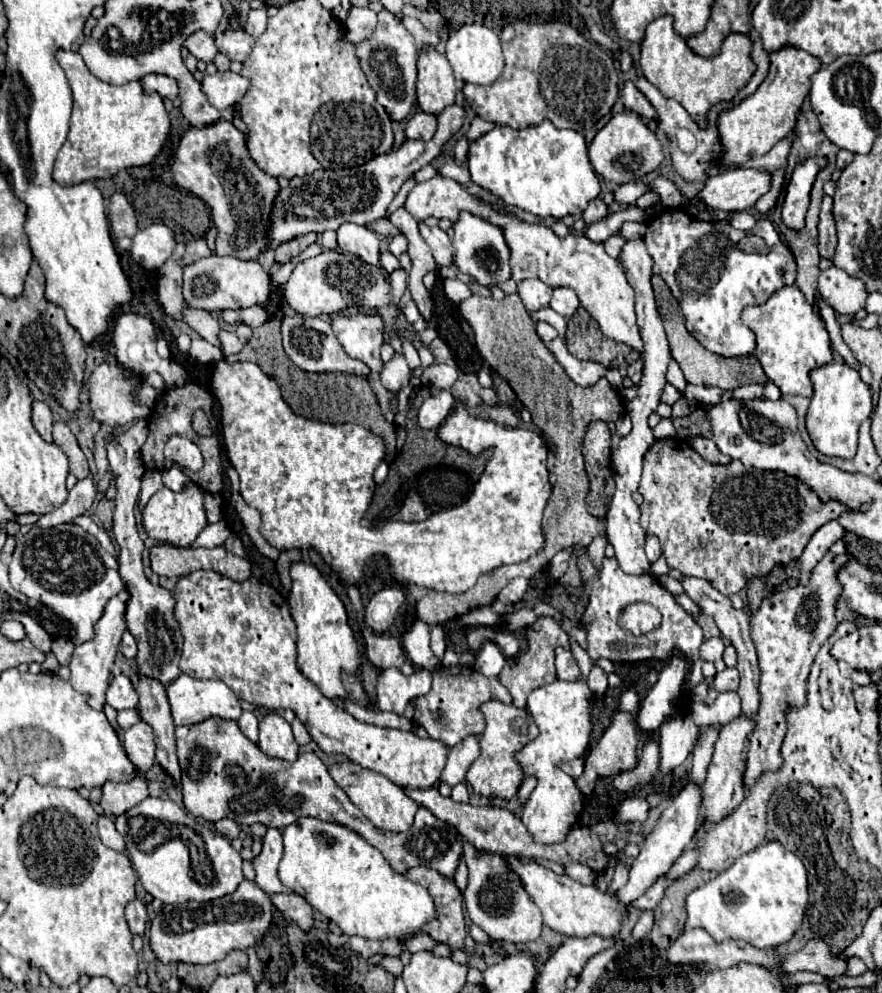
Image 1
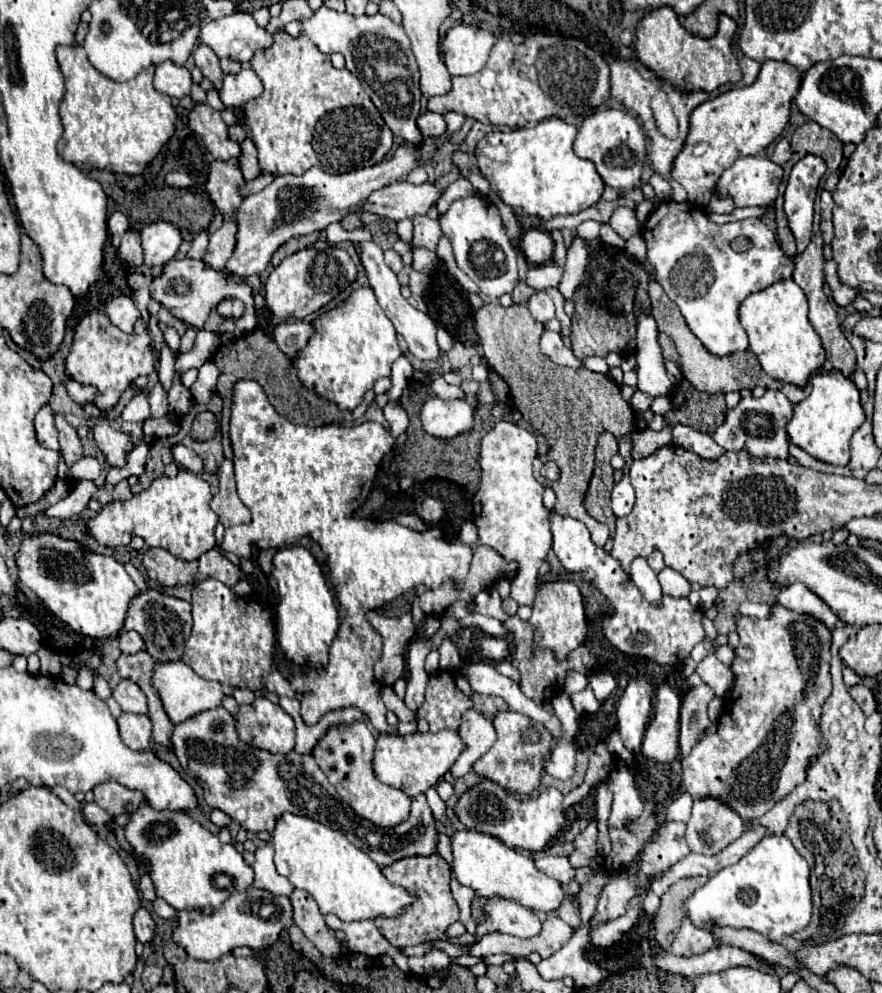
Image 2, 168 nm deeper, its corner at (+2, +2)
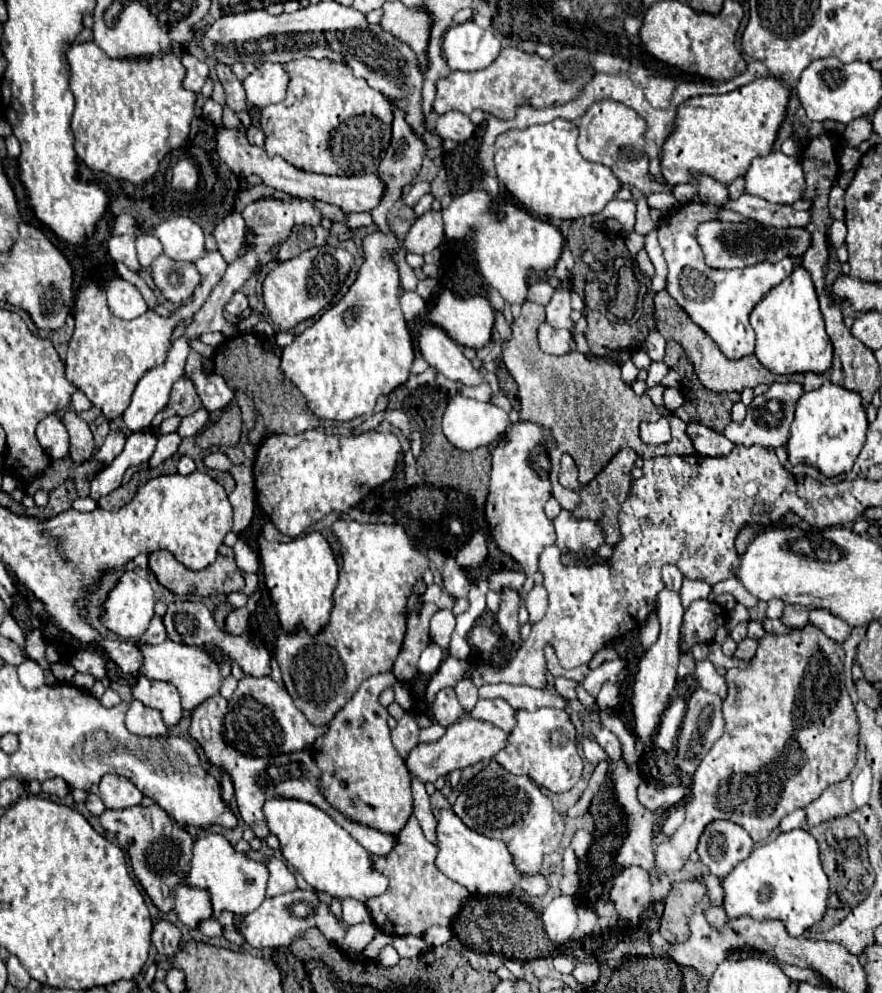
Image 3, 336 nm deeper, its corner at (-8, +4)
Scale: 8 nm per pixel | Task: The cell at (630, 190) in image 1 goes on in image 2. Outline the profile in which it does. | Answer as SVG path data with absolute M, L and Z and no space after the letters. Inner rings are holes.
M656 173L650 177L650 185L654 187L654 193L658 197L658 201L670 201L672 199L672 189L670 183L664 177L658 177Z

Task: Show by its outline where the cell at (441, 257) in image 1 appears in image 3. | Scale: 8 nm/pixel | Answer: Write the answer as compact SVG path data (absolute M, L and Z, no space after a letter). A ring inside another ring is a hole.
M430 209L424 213L410 229L410 233L404 239L404 247L412 253L424 255L428 251L434 251L444 239L444 223L440 211Z

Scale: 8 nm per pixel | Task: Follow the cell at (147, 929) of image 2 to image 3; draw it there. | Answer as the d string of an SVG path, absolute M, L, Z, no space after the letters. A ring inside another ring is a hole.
M160 919L152 929L152 943L162 955L174 955L180 945L180 931L174 923Z

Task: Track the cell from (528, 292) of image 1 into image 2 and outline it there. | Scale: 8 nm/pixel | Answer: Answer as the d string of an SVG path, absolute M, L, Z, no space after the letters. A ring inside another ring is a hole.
M536 293L528 301L528 307L530 307L532 317L540 323L546 323L546 321L554 319L554 301L546 293Z

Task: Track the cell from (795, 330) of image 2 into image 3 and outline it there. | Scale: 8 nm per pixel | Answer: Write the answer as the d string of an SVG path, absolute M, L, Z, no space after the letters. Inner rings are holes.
M800 265L780 285L772 287L750 313L750 325L756 331L758 361L776 375L824 373L832 365L832 343L824 331L818 297L808 271Z

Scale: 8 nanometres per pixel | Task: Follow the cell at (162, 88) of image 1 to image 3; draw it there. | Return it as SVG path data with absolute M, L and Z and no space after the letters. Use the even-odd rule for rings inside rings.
M184 53L182 55L182 65L186 69L186 77L184 77L184 87L192 93L200 93L206 77L208 77L208 65L200 59L196 59L194 55L190 53Z

